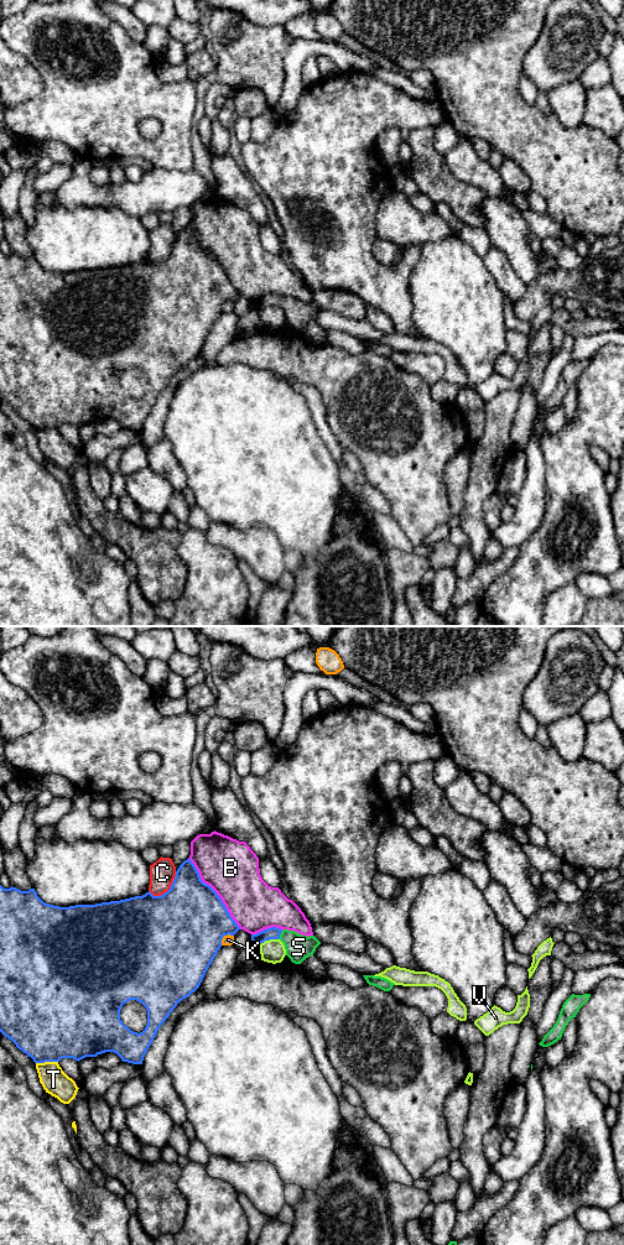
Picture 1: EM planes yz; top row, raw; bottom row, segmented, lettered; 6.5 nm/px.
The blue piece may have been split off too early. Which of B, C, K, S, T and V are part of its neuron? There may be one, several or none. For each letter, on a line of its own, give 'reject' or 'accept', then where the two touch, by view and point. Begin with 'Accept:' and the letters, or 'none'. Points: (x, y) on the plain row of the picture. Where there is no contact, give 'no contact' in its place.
Accept: S
B: reject; meets blue in yz at (216, 259)
C: reject; meets blue in yz at (168, 256)
K: reject; meets blue in yz at (224, 301)
S: accept; meets blue in yz at (280, 300)
T: reject; meets blue in yz at (46, 427)
V: reject; meets blue in yz at (268, 306)

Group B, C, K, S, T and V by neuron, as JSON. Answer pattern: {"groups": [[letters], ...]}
{"groups": [["B"], ["C"], ["K"], ["S"], ["T"], ["V"]]}

